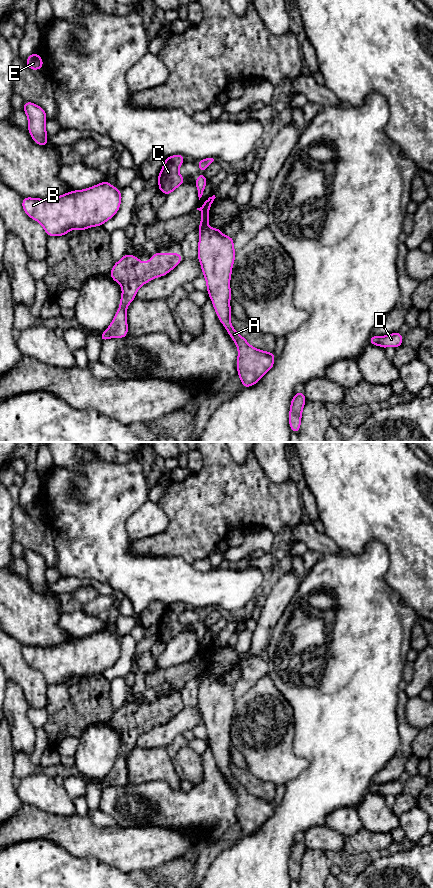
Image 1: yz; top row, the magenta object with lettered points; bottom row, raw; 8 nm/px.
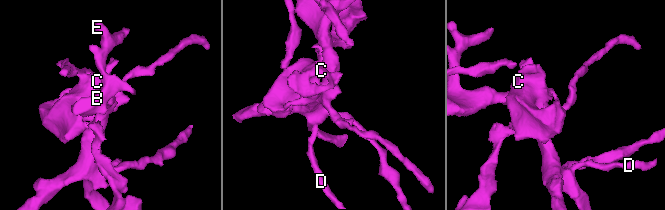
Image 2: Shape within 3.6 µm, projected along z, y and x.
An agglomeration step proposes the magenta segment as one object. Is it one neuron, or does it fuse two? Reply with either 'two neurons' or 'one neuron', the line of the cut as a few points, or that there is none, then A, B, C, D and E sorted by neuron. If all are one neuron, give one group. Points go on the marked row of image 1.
two neurons; cut in yz along (202, 211), (207, 212); A B D E / C

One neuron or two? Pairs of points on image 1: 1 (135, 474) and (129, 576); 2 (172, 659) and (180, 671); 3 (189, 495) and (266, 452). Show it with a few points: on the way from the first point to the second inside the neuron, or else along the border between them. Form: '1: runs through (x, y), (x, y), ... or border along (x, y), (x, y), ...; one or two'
1: runs through (116, 499), (116, 551); one
2: border along (196, 657), (184, 663), (158, 670); two
3: border along (253, 452), (268, 478); two

